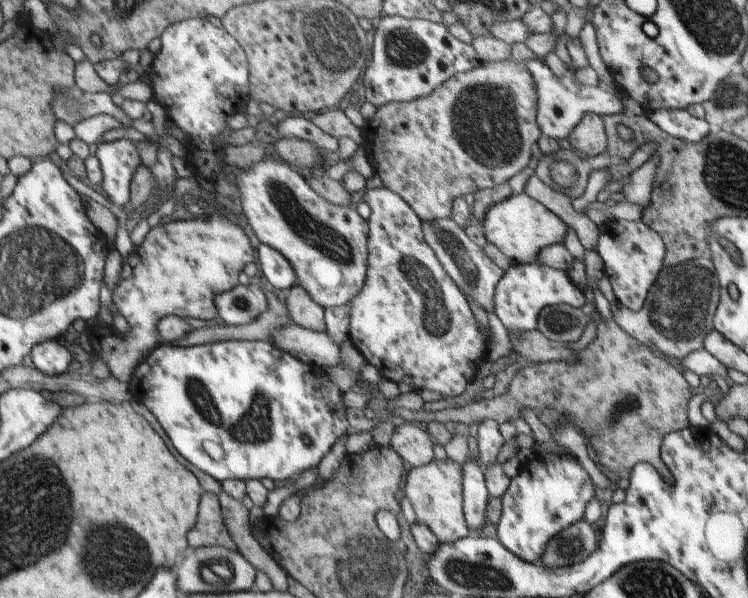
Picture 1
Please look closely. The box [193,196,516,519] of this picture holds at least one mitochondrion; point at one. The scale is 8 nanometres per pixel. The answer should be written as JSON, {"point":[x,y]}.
{"point":[436,302]}

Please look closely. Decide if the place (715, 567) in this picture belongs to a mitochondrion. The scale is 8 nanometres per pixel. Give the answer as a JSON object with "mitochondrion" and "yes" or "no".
{"mitochondrion":"no"}

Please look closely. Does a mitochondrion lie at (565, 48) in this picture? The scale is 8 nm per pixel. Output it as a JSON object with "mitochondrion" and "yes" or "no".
{"mitochondrion":"no"}

